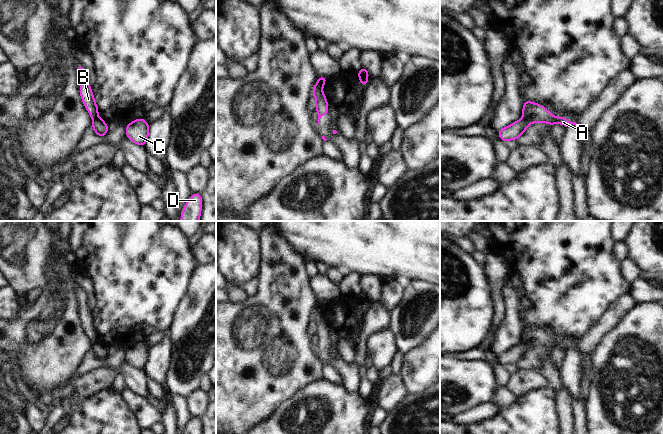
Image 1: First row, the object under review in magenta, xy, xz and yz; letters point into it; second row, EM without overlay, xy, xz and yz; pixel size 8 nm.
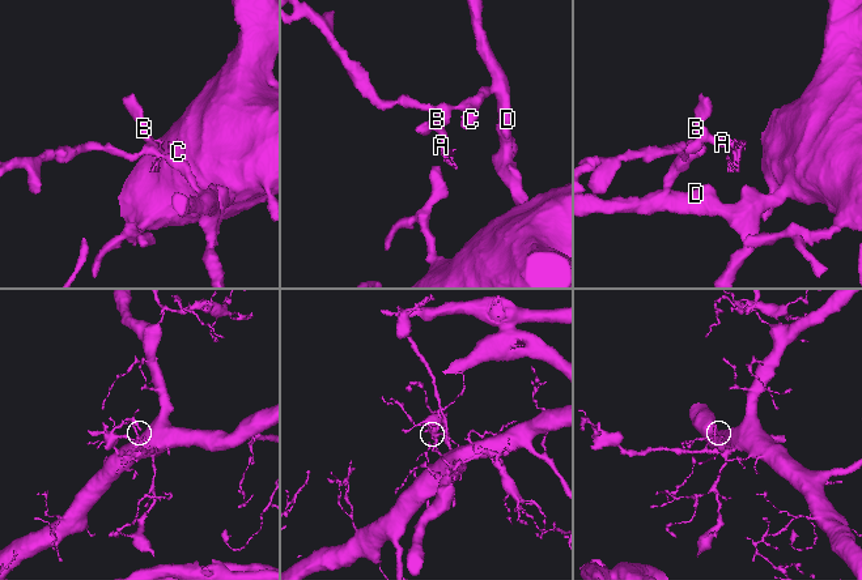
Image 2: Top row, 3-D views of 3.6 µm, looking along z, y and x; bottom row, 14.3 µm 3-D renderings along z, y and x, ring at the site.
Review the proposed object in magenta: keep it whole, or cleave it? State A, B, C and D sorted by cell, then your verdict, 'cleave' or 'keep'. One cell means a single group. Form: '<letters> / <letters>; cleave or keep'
A B / C D; cleave

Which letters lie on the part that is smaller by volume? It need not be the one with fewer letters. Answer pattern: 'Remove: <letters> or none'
Remove: A, B

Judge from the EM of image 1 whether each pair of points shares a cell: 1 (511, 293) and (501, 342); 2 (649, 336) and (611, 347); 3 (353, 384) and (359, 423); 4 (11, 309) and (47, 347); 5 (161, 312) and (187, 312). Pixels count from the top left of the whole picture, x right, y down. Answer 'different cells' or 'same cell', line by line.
1: same cell
2: same cell
3: different cells
4: different cells
5: different cells

